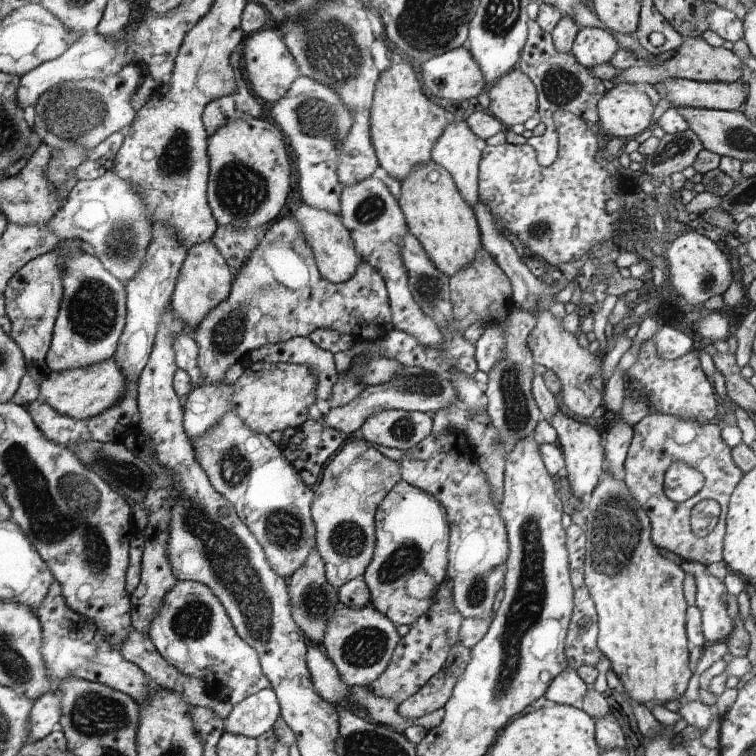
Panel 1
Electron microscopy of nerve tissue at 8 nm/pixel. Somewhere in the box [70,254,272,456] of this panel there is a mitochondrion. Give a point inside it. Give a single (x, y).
(227, 334)

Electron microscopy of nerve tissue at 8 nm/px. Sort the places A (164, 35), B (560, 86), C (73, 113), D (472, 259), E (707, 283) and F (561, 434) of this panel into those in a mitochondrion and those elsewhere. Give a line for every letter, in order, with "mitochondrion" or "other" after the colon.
A: other
B: mitochondrion
C: mitochondrion
D: other
E: mitochondrion
F: other

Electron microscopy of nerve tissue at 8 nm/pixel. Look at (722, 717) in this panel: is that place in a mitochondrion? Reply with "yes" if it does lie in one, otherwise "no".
no

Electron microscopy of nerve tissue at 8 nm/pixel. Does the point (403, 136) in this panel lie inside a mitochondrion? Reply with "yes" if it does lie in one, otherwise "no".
no

